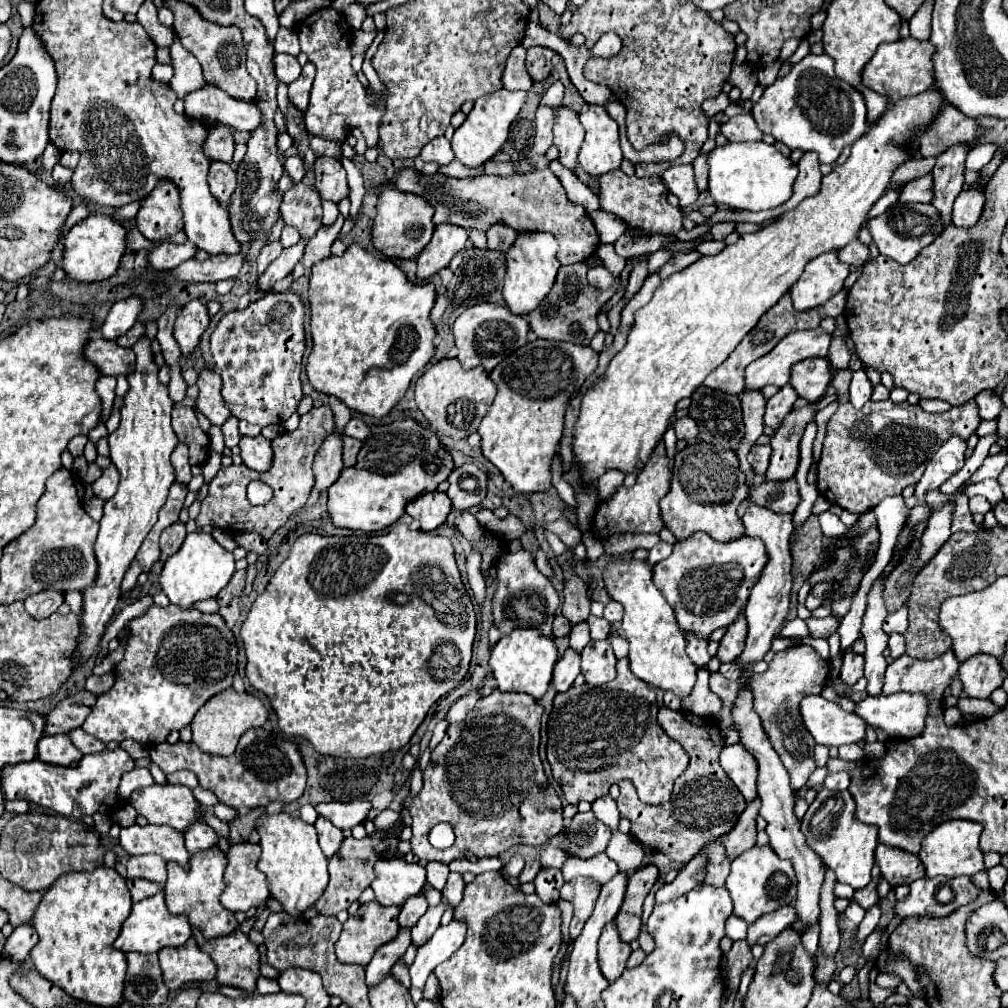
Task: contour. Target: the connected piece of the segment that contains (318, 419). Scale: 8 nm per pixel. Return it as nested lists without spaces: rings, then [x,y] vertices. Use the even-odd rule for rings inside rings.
[[[327,404],[319,406],[319,408],[311,408],[311,412],[307,412],[301,422],[299,428],[295,432],[285,432],[279,434],[273,442],[273,462],[271,468],[265,472],[255,472],[251,468],[247,468],[245,464],[231,464],[229,468],[221,468],[217,472],[217,476],[211,480],[209,484],[209,494],[203,498],[201,502],[201,512],[197,516],[197,526],[217,526],[229,534],[237,534],[237,532],[257,532],[261,534],[265,540],[269,540],[277,528],[281,528],[289,516],[297,510],[301,510],[305,506],[305,502],[309,500],[309,494],[315,486],[315,476],[313,476],[313,456],[319,450],[321,442],[325,436],[329,436],[335,430],[333,424],[333,414],[331,408]],[[251,480],[263,480],[267,486],[273,488],[273,498],[271,502],[267,502],[265,506],[253,506],[247,496],[245,496],[245,488]]]

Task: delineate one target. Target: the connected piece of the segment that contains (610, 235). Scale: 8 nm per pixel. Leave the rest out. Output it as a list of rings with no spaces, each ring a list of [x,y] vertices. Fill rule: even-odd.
[[[595,210],[589,214],[593,220],[593,226],[599,234],[599,240],[603,244],[613,244],[617,238],[627,231],[627,225],[620,218],[615,218],[615,214],[605,212],[605,210]]]

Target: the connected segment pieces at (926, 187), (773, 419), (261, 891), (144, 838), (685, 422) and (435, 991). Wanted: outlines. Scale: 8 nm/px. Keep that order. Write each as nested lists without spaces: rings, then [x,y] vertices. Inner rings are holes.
[[[931,174],[909,182],[901,190],[901,198],[899,200],[903,204],[905,202],[931,202]]]
[[[791,384],[779,388],[779,392],[773,398],[767,400],[767,406],[765,406],[765,424],[771,426],[771,428],[779,428],[781,420],[791,412],[791,406],[793,406],[795,400],[797,400],[797,394],[791,388]]]
[[[241,842],[241,844],[231,844],[227,850],[227,868],[225,868],[225,882],[227,888],[221,894],[221,904],[231,910],[231,912],[247,912],[249,908],[257,908],[261,904],[265,904],[265,900],[269,898],[269,886],[265,880],[265,874],[257,868],[257,858],[259,858],[261,850],[257,844],[249,844],[249,842]]]
[[[127,826],[121,828],[119,834],[121,846],[133,856],[133,854],[159,854],[165,860],[175,860],[181,868],[187,870],[191,854],[187,854],[187,848],[183,846],[183,836],[171,826]]]
[[[683,416],[675,422],[675,434],[677,434],[677,438],[683,438],[683,440],[691,442],[691,440],[697,438],[699,430],[697,430],[697,424],[689,416]]]
[[[432,973],[423,988],[423,998],[435,1000],[440,996],[440,985],[437,977]]]

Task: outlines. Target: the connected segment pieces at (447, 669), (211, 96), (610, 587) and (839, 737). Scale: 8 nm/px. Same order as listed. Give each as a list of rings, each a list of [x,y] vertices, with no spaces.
[[[397,524],[387,534],[379,534],[379,536],[303,534],[291,546],[287,560],[277,568],[265,592],[259,594],[259,598],[253,602],[247,620],[241,626],[241,640],[247,652],[245,676],[249,678],[255,690],[267,694],[267,698],[271,700],[271,706],[279,718],[281,732],[307,738],[319,754],[327,754],[333,758],[367,758],[389,750],[399,750],[401,746],[405,746],[415,734],[415,730],[419,728],[419,724],[423,722],[429,708],[441,696],[445,696],[449,690],[461,684],[471,660],[475,626],[477,626],[477,618],[475,618],[473,602],[461,584],[449,538],[431,532],[411,530],[407,524]]]
[[[205,84],[201,90],[189,92],[185,96],[185,114],[189,118],[209,116],[213,122],[223,124],[231,130],[251,132],[259,124],[255,102],[235,100],[213,84]]]
[[[615,560],[603,572],[603,582],[609,596],[623,604],[623,634],[629,642],[631,672],[653,688],[671,690],[679,700],[687,698],[697,680],[697,668],[687,658],[685,634],[679,628],[673,608],[667,604],[663,594],[653,586],[651,568],[643,560]]]
[[[805,696],[799,706],[801,718],[817,744],[841,746],[861,742],[865,736],[865,722],[853,712],[845,712],[835,702],[821,696]]]

